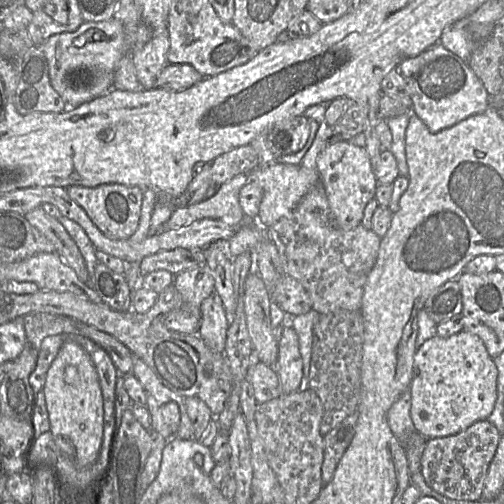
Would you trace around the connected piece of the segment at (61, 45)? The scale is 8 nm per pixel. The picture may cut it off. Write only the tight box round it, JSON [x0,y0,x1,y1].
[41,18,151,109]

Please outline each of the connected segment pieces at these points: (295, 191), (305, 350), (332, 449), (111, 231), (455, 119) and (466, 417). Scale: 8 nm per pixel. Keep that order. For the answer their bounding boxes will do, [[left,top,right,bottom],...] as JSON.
[[248,160,319,228],[289,310,320,385],[321,412,358,485],[66,183,143,240],[398,43,491,133],[410,331,498,438]]

